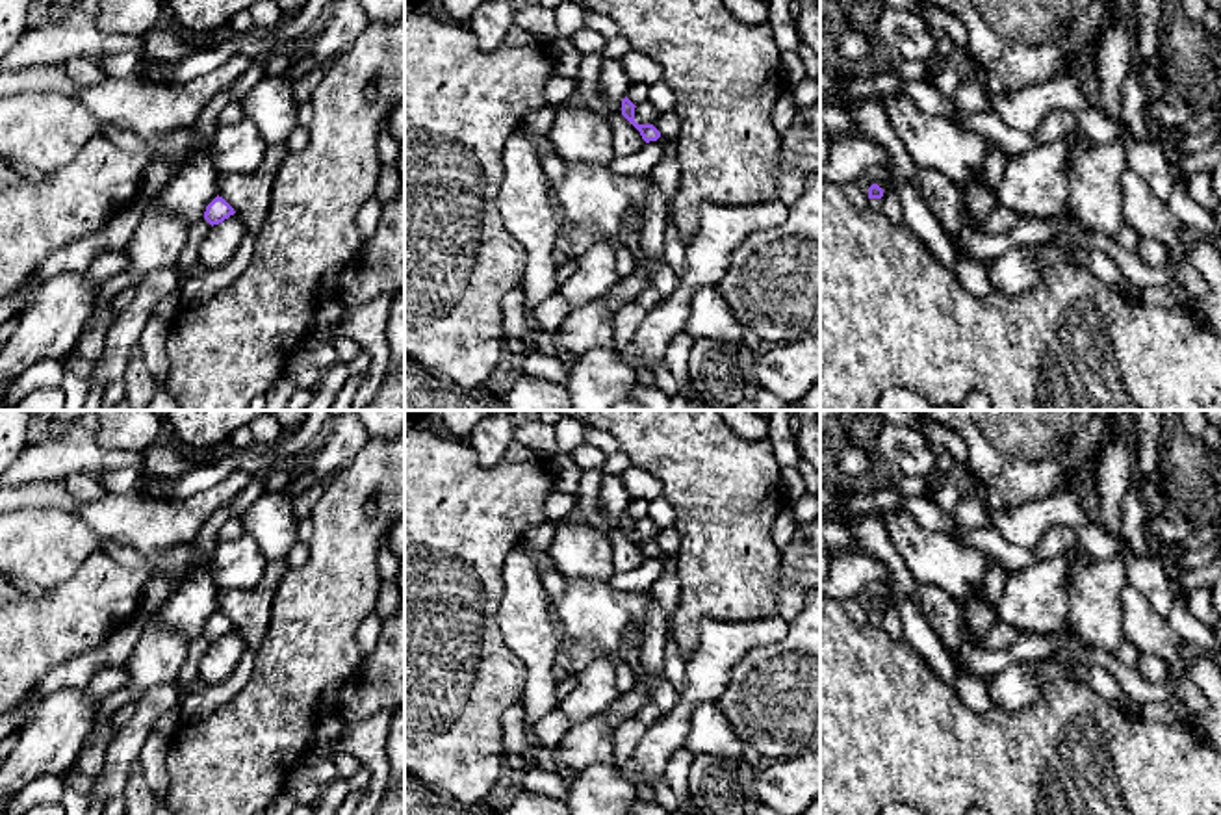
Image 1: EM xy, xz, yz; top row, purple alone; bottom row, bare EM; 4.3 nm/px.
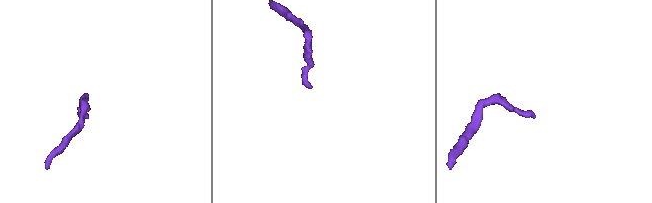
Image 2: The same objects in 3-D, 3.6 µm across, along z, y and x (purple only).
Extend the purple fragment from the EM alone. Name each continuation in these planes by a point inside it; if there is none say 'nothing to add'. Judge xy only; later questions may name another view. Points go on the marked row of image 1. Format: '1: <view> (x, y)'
nothing to add

